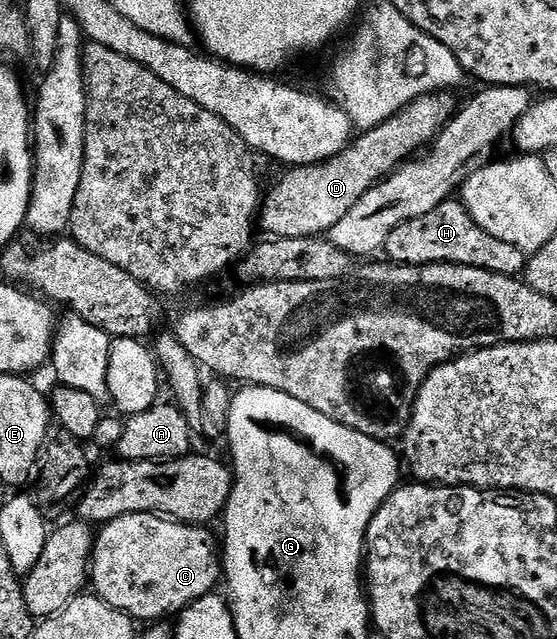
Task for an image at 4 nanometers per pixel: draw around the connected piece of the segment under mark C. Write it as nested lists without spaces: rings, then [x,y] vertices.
[[[131,513],[111,520],[96,532],[93,541],[92,590],[107,605],[137,621],[161,621],[176,616],[203,596],[214,594],[216,587],[213,586],[222,582],[223,559],[219,554],[219,543],[205,531],[208,530],[201,525],[178,523],[175,519],[147,513]]]

